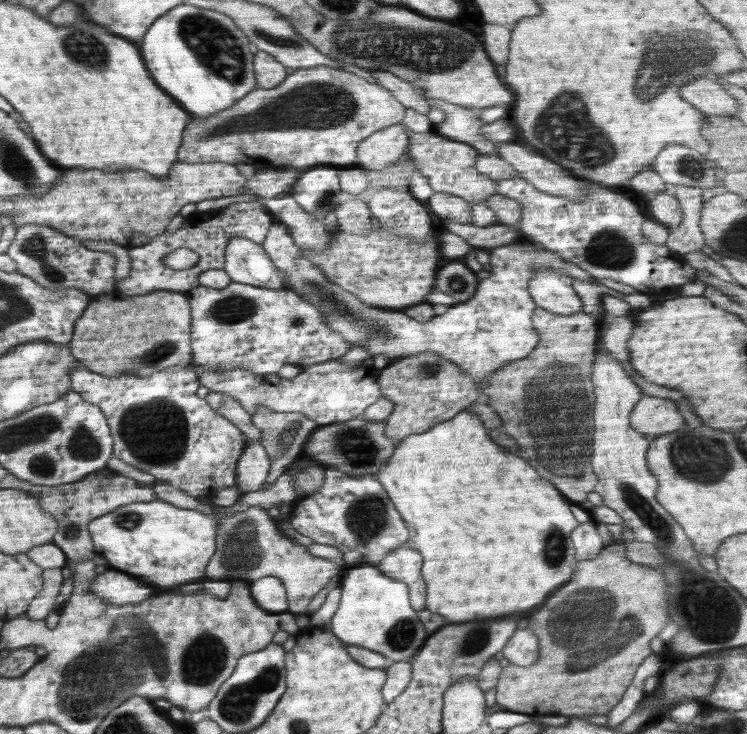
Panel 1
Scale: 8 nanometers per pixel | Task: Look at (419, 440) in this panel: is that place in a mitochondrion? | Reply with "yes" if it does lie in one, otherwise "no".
no

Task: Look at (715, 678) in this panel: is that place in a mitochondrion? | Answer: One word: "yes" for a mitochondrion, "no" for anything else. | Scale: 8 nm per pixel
no

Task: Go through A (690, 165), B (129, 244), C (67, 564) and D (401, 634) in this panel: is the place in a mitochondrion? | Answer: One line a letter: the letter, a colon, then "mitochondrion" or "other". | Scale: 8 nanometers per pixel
A: mitochondrion
B: other
C: other
D: mitochondrion

